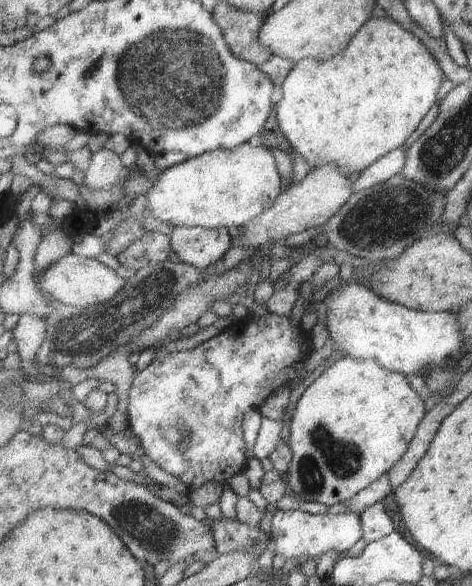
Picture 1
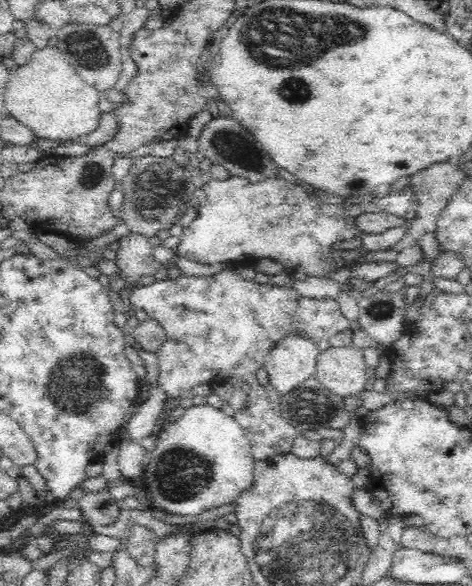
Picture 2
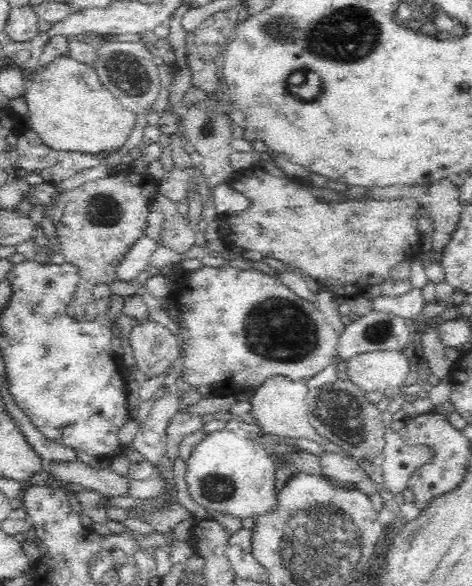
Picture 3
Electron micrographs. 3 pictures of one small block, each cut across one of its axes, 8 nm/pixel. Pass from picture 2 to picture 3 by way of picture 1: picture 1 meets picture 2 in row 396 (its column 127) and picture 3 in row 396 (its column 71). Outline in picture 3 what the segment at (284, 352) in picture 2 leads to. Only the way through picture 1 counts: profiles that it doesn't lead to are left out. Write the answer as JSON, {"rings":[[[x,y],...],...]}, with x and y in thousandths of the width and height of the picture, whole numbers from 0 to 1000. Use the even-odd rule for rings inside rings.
{"rings":[[[585,640],[566,645],[555,659],[540,664],[540,676],[534,679],[534,710],[542,715],[540,724],[555,730],[557,744],[578,742],[593,747],[650,747],[678,754],[674,735],[657,724],[650,693],[653,666],[648,652],[619,650],[606,643]]]}

